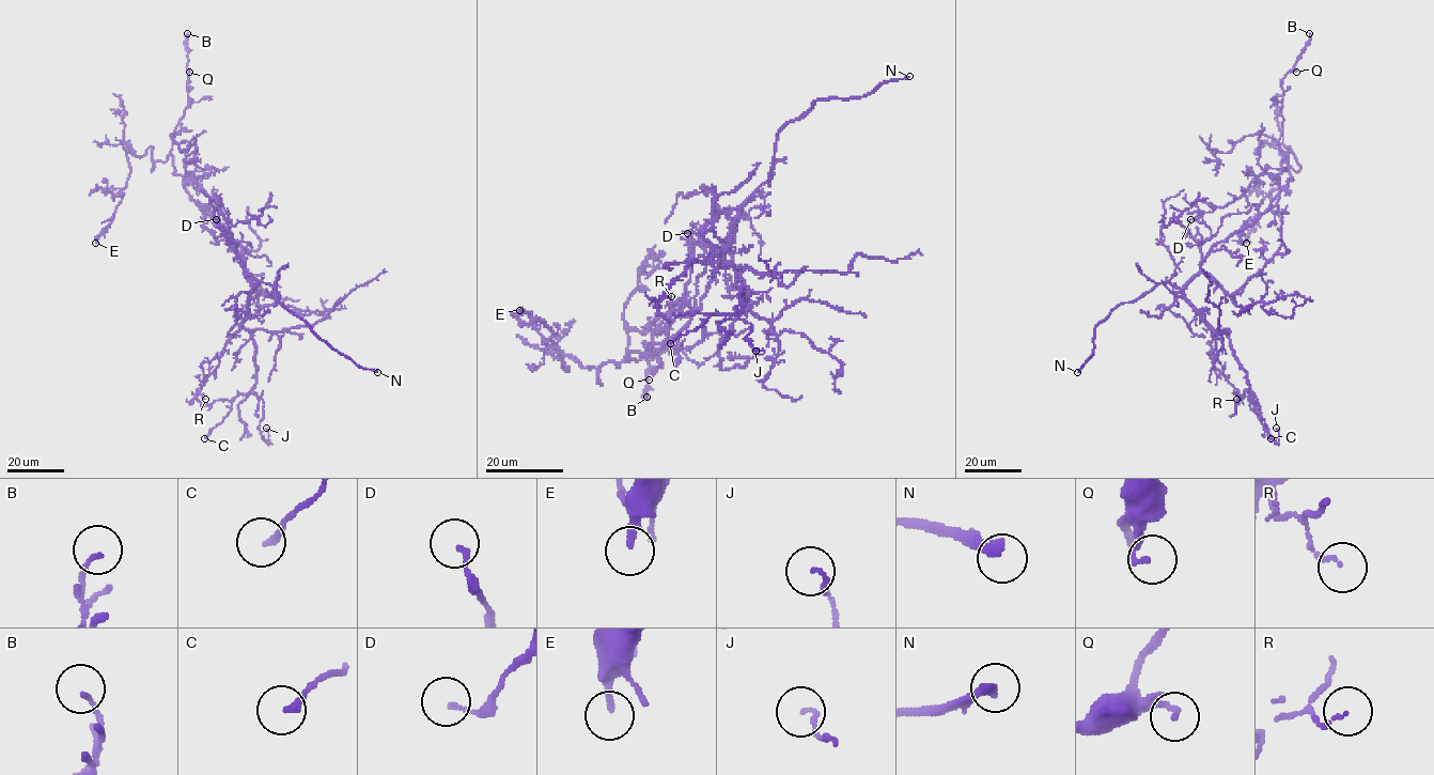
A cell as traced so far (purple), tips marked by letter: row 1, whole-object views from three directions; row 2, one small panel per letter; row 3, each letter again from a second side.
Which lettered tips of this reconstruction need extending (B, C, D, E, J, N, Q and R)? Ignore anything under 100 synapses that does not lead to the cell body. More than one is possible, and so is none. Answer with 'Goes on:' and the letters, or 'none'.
Goes on: N

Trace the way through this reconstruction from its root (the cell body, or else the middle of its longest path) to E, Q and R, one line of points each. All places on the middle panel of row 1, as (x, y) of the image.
E: (692, 315), (648, 355), (606, 361), (601, 384), (596, 369), (567, 357), (565, 369), (555, 334), (519, 310)
Q: (692, 315), (648, 355), (632, 352), (626, 361), (626, 354), (629, 360), (648, 358), (649, 380)
R: (692, 315), (722, 261), (733, 222), (732, 243), (722, 256), (710, 264), (691, 261), (664, 297), (671, 296)

